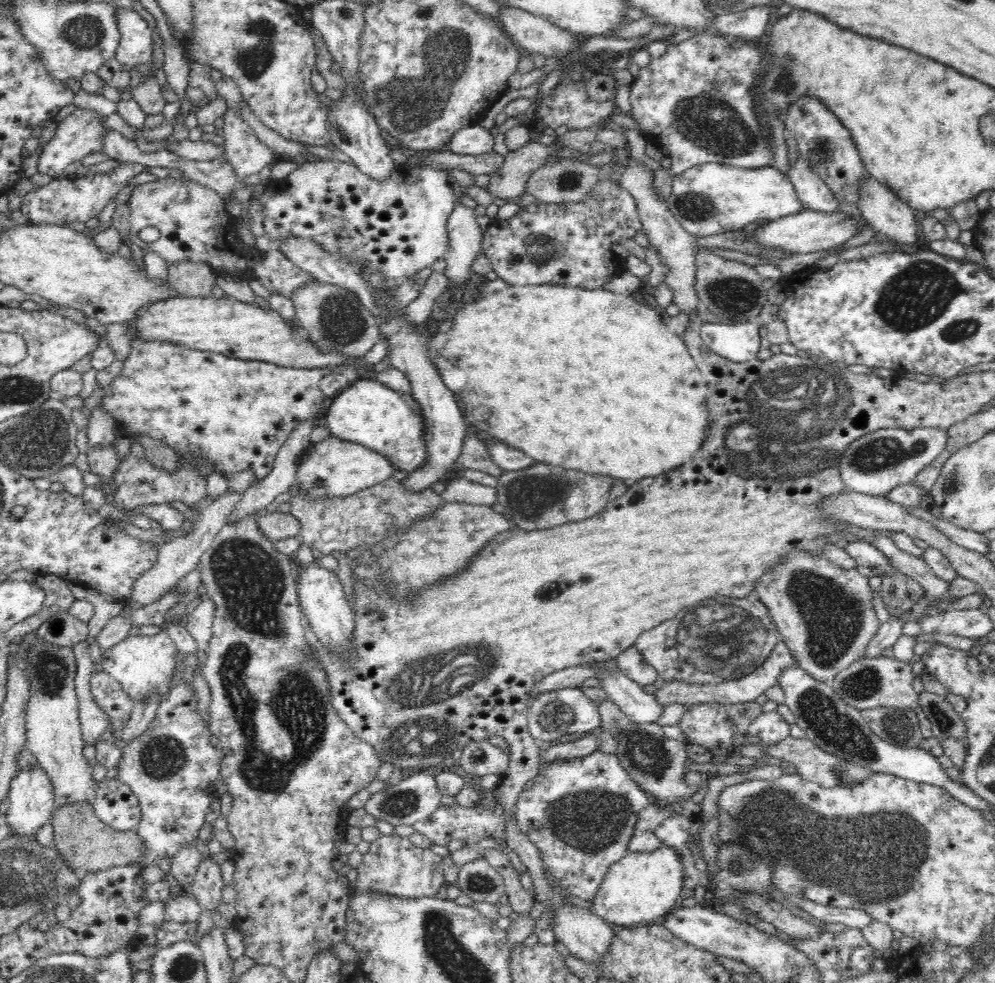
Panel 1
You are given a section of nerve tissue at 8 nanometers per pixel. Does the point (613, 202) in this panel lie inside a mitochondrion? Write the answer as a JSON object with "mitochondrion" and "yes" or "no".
{"mitochondrion":"no"}

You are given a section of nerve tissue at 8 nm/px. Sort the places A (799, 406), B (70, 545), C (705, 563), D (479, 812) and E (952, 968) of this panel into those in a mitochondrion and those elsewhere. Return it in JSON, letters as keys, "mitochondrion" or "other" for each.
{"A":"mitochondrion","B":"other","C":"other","D":"other","E":"other"}

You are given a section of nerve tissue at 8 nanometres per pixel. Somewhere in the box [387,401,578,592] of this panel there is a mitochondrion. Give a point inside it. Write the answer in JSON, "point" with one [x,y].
{"point":[537,499]}

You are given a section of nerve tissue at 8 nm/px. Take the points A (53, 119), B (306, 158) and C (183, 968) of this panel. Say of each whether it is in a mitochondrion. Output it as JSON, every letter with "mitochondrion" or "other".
{"A":"other","B":"other","C":"mitochondrion"}

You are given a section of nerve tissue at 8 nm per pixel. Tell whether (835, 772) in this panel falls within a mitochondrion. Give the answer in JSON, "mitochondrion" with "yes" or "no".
{"mitochondrion":"yes"}

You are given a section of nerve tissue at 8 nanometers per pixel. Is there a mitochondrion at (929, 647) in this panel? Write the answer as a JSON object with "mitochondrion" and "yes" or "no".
{"mitochondrion":"no"}

